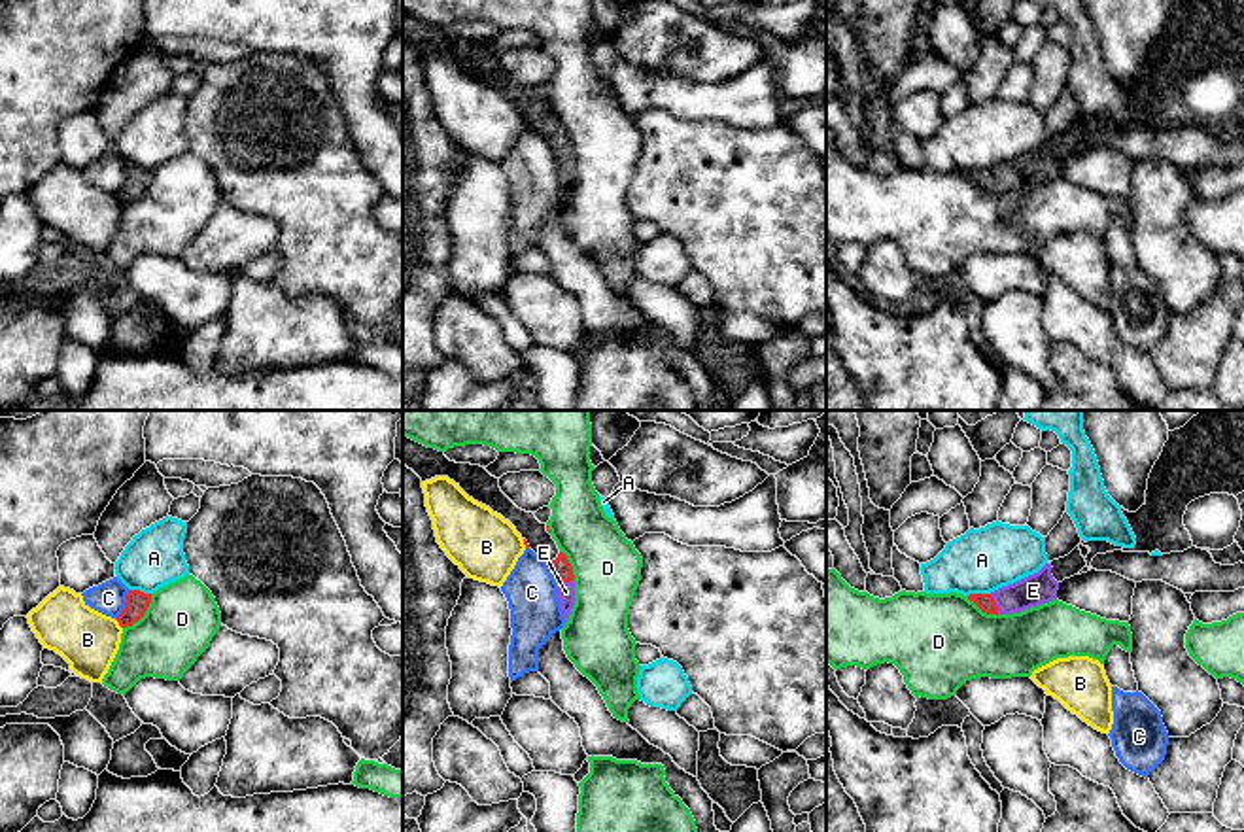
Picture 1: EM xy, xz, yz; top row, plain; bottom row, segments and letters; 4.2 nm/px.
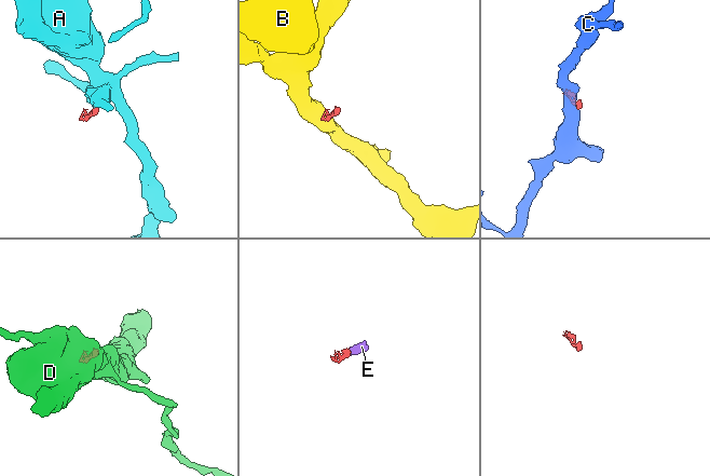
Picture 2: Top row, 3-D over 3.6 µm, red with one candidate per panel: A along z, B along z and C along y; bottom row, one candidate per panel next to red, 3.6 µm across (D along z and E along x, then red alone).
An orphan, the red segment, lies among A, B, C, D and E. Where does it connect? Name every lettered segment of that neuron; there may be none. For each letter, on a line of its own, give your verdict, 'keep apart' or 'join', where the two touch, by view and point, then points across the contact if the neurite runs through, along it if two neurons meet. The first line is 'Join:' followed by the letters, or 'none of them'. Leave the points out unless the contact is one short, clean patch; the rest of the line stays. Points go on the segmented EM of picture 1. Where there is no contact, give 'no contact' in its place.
Join: E
A: keep apart | xy (138, 590) | along xy (129, 589), (150, 594)
B: keep apart | xy (120, 624) | along xy (114, 619), (121, 628)
C: keep apart | xy (125, 606) | along xy (129, 590), (125, 607), (116, 619)
D: keep apart | xy (142, 615) | along xy (152, 594), (148, 609), (123, 628)
E: join | yz (995, 604) | across yz (985, 602), (995, 604), (1033, 590)

